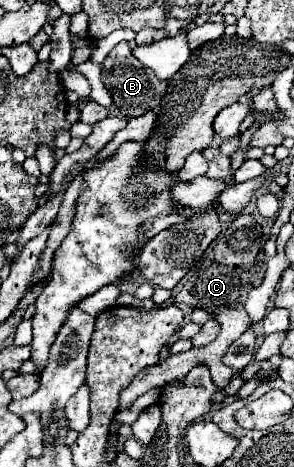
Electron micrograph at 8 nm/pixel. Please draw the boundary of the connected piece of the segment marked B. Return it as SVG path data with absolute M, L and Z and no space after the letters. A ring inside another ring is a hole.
M128 42L116 44L112 48L112 52L106 56L106 60L102 62L102 82L110 90L110 94L114 98L114 104L122 110L124 116L130 116L130 118L146 114L148 110L154 110L154 98L162 98L164 88L166 88L166 84L160 84L156 80L156 76L152 76L152 72L148 72L148 68L144 68L130 54Z

